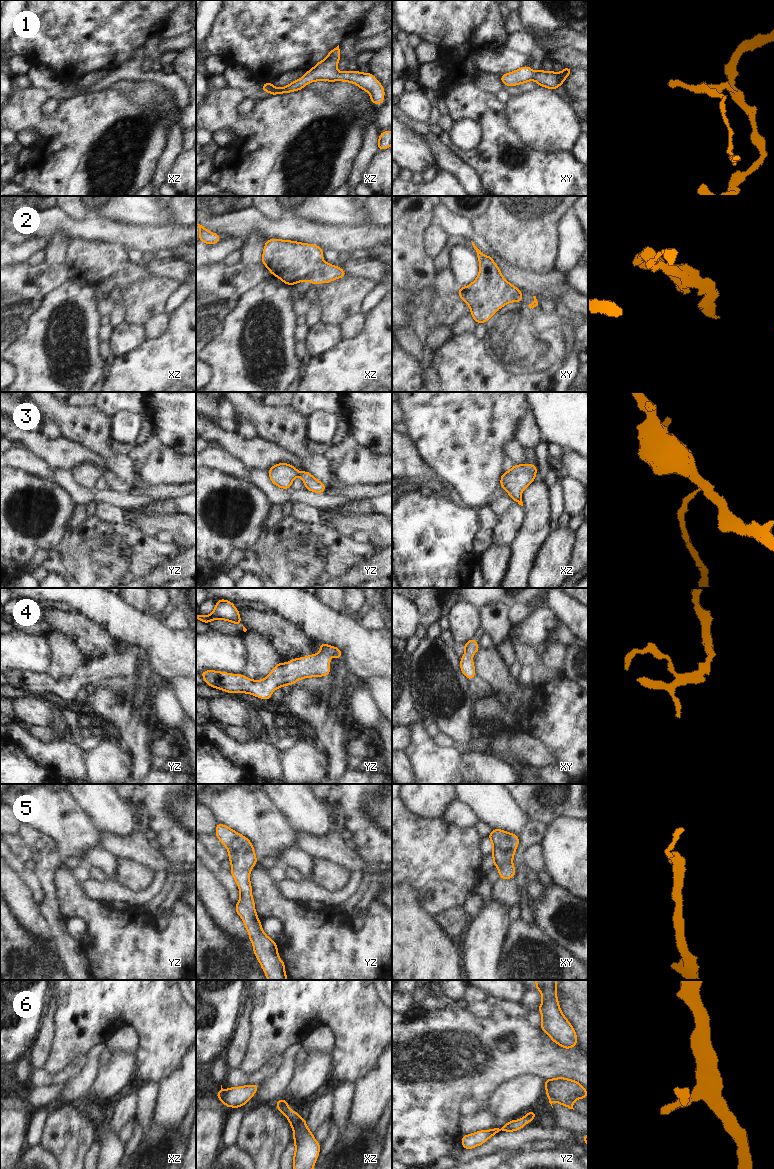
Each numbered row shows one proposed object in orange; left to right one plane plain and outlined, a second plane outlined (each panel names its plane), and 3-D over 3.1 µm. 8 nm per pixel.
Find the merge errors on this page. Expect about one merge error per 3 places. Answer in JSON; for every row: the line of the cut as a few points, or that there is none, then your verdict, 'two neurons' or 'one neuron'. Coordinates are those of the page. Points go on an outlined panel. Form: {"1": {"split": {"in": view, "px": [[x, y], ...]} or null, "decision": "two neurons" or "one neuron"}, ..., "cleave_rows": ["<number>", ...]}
{"1": {"split": null, "decision": "one neuron"}, "2": {"split": null, "decision": "one neuron"}, "3": {"split": null, "decision": "one neuron"}, "4": {"split": null, "decision": "one neuron"}, "5": {"split": null, "decision": "one neuron"}, "6": {"split": null, "decision": "one neuron"}, "cleave_rows": []}

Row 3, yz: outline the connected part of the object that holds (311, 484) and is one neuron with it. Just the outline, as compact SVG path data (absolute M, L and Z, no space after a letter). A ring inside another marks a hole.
M279 463L269 468L269 478L273 484L282 489L289 489L293 480L299 475L303 480L305 489L314 493L324 493L326 486L322 481L315 479L308 471L299 472L297 468L288 463Z

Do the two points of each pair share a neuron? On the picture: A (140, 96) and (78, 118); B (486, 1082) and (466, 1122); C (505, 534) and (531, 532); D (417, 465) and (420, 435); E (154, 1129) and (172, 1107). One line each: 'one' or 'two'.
A: two
B: two
C: two
D: two
E: two

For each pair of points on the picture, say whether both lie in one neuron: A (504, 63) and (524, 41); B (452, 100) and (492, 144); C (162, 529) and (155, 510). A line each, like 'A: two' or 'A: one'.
A: two
B: one
C: two

